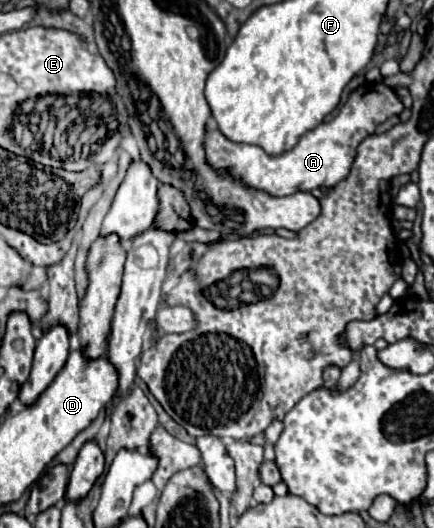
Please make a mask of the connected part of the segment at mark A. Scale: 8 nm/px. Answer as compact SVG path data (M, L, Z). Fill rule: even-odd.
M365 83L357 87L349 101L341 107L341 111L331 119L321 123L319 127L307 131L299 143L277 157L269 157L261 147L233 143L221 135L213 121L209 121L205 129L205 159L215 171L227 171L233 181L249 187L265 191L273 197L293 195L295 191L311 191L315 187L331 189L341 179L347 177L351 163L357 155L357 145L367 137L373 135L377 125L381 125L391 115L399 115L403 111L403 103L397 99L395 91L385 83Z

